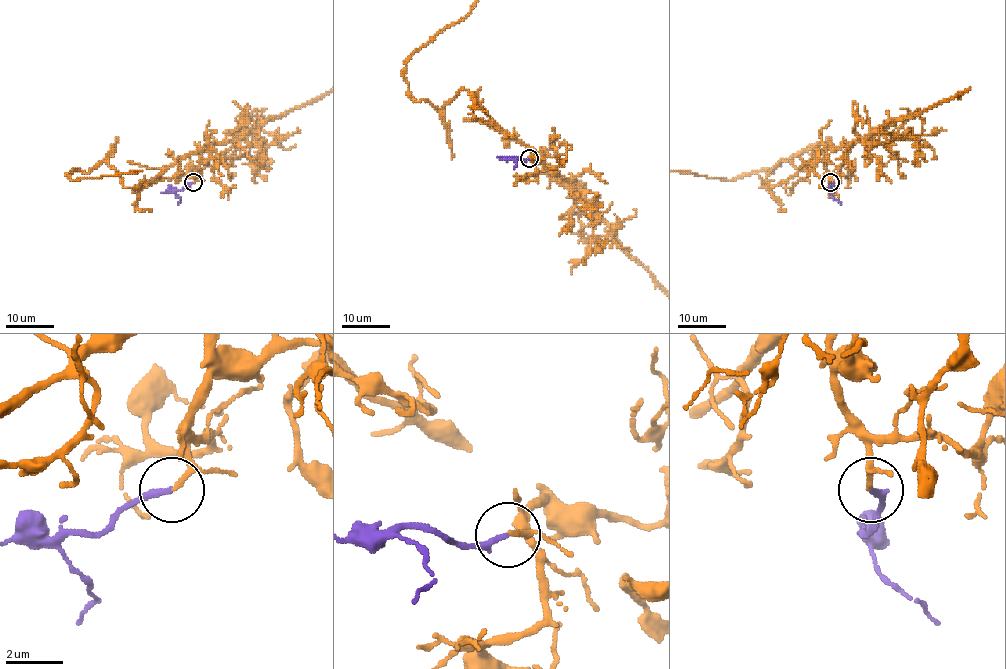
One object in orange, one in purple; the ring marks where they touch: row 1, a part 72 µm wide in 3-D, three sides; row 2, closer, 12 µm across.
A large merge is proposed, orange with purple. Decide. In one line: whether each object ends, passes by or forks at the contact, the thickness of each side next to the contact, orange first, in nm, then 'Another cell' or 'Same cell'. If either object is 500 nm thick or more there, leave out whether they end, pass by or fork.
At the ring orange passes by. At the ring purple ends. Thickness 140 nm (orange) against 200 nm. Same cell

